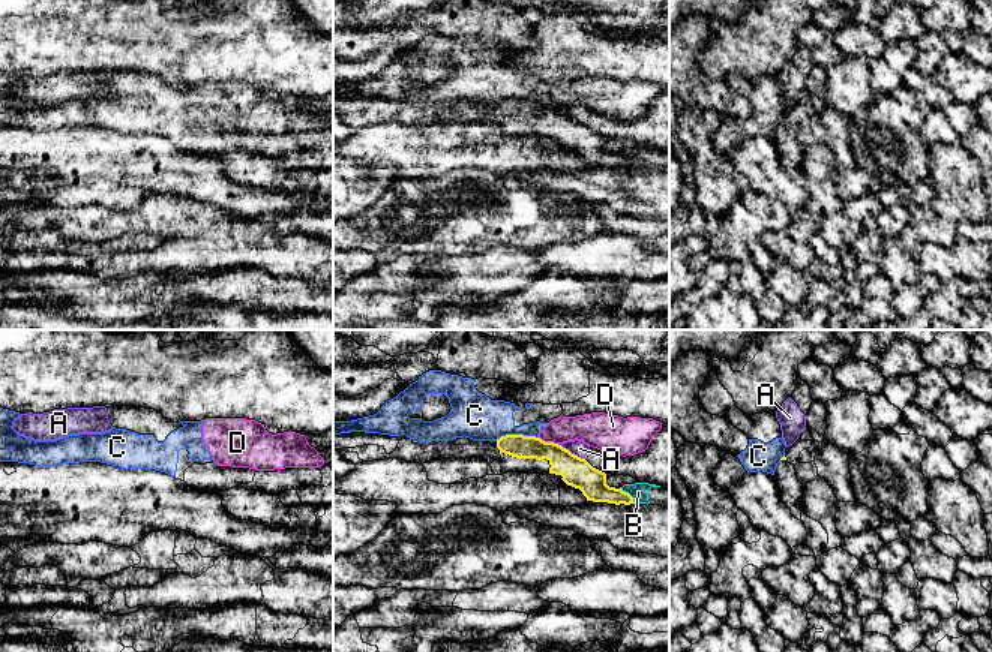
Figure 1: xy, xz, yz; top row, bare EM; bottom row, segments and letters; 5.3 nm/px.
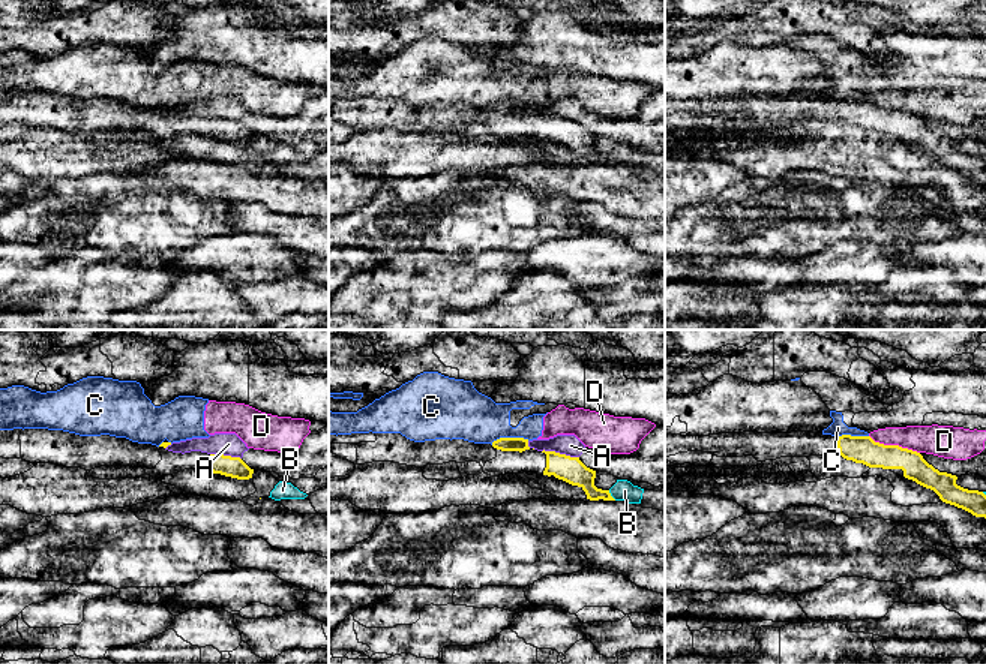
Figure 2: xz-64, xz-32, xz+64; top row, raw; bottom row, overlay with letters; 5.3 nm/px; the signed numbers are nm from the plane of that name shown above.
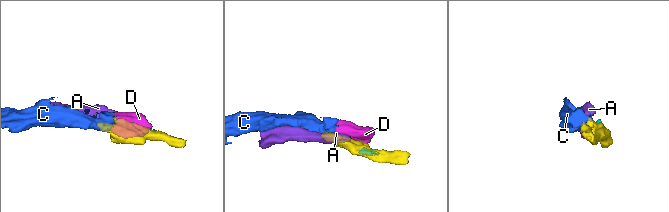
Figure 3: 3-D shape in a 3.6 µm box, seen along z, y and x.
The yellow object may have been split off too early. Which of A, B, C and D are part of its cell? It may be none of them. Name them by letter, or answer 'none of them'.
none of them

